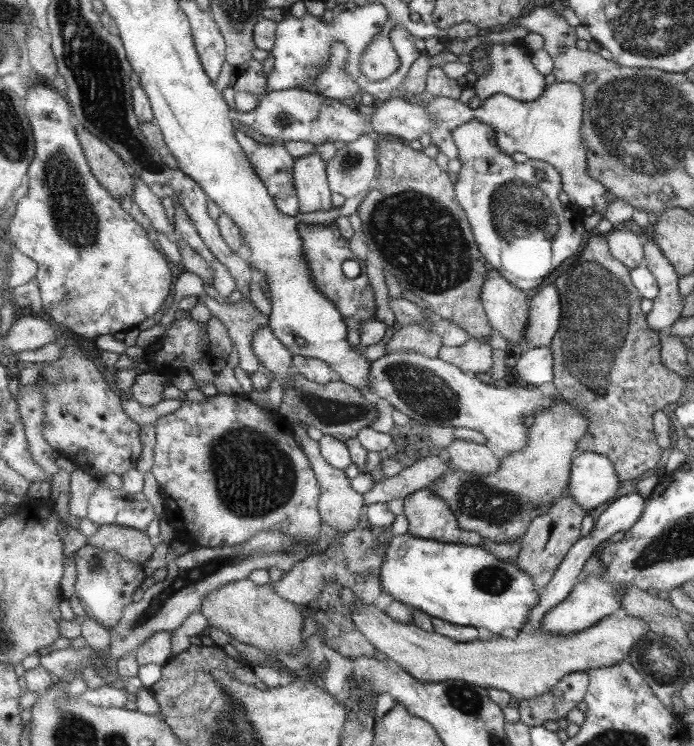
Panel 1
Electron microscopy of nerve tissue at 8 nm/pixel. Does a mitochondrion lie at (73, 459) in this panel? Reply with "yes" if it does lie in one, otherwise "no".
no

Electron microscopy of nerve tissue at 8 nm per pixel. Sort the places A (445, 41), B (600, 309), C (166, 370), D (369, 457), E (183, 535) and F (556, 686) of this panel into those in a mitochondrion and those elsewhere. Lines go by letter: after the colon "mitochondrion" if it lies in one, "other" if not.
A: other
B: mitochondrion
C: other
D: other
E: other
F: other

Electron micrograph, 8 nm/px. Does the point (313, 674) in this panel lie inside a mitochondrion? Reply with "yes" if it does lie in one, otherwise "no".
no

